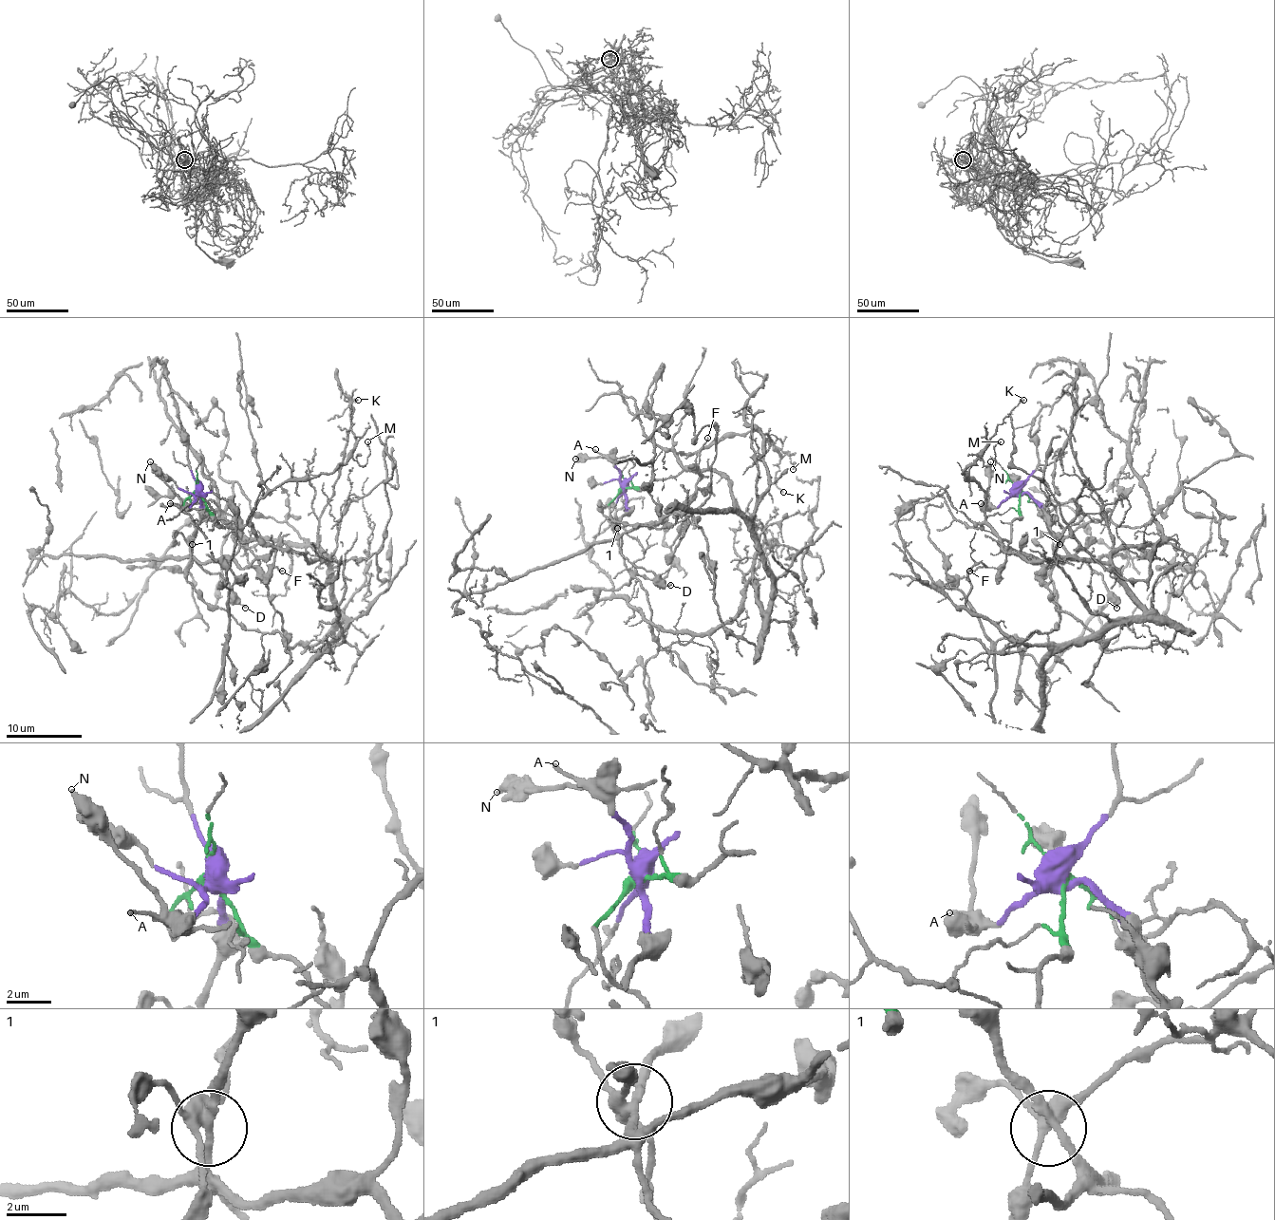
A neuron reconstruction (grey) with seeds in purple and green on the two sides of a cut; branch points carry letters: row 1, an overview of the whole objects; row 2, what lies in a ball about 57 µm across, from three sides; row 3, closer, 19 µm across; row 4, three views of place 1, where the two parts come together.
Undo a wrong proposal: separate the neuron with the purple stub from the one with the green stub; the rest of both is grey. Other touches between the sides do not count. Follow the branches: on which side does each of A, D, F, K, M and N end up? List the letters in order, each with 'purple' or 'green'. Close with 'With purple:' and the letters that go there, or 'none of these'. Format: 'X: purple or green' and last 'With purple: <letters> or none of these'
A: purple
D: purple
F: purple
K: green
M: green
N: purple
With purple: A, D, F, N

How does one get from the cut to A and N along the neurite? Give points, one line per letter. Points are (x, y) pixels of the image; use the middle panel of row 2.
A: (623, 487), (621, 474), (594, 449)
N: (623, 487), (621, 474), (608, 457), (575, 459)

